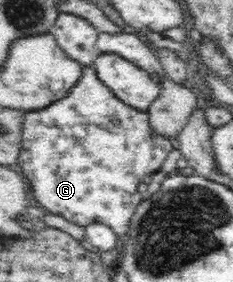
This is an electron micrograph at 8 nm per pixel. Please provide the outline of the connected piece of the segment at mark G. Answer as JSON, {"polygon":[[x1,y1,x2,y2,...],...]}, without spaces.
{"polygon":[[92,64,82,65,80,69,79,80,65,98,42,109,27,110,23,150,16,168,28,178,35,200,42,205,42,209,80,227,105,224,113,228,118,237,125,239,131,218,144,199,141,179,146,174,159,171,173,145,171,138,151,127,149,110,137,110,117,98,99,78]]}

